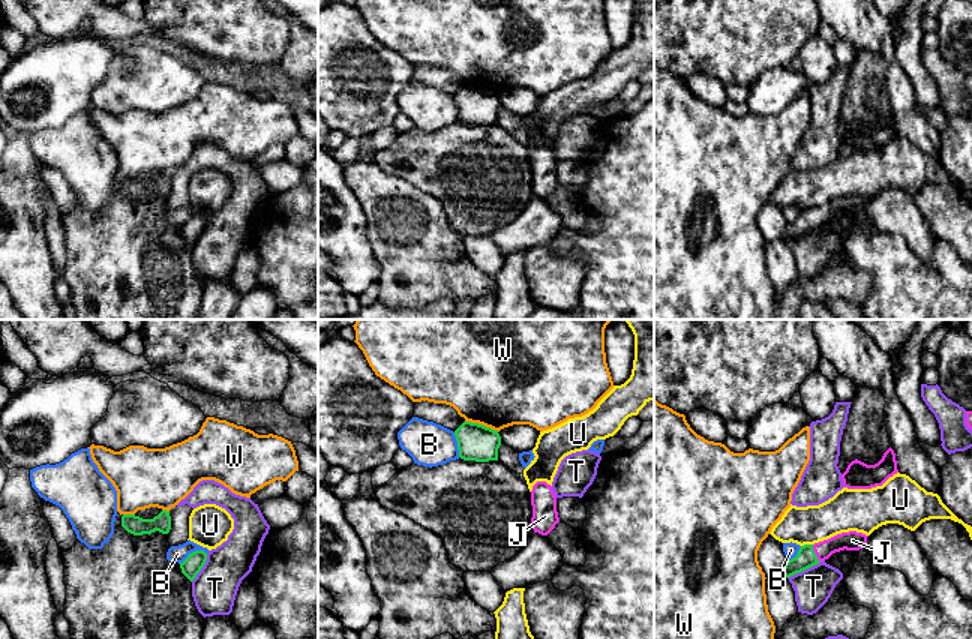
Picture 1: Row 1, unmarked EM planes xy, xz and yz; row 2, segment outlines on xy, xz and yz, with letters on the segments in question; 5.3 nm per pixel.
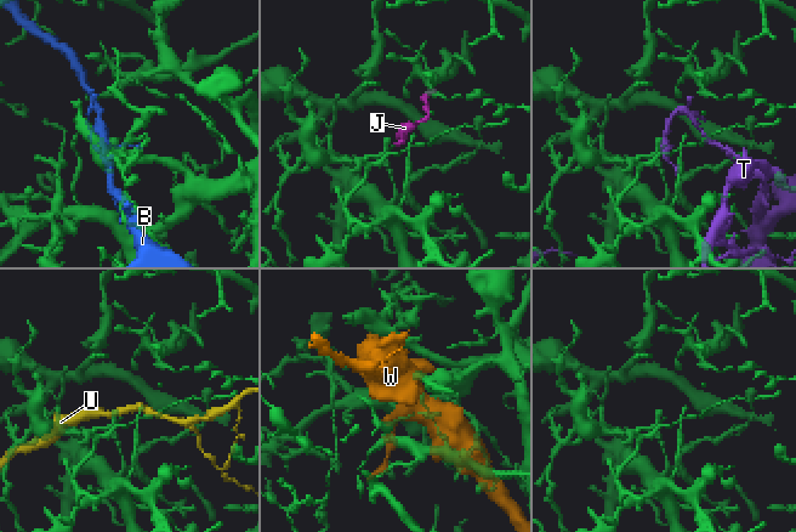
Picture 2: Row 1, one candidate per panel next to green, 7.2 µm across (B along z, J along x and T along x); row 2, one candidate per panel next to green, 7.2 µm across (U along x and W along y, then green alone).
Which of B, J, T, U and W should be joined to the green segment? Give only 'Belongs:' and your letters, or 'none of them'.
Belongs: J

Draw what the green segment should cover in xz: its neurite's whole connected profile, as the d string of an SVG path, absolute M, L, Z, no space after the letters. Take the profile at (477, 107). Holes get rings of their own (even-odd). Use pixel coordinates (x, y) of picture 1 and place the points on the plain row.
M464 86L456 94L459 122L464 124L498 124L501 100L498 94L478 87Z

